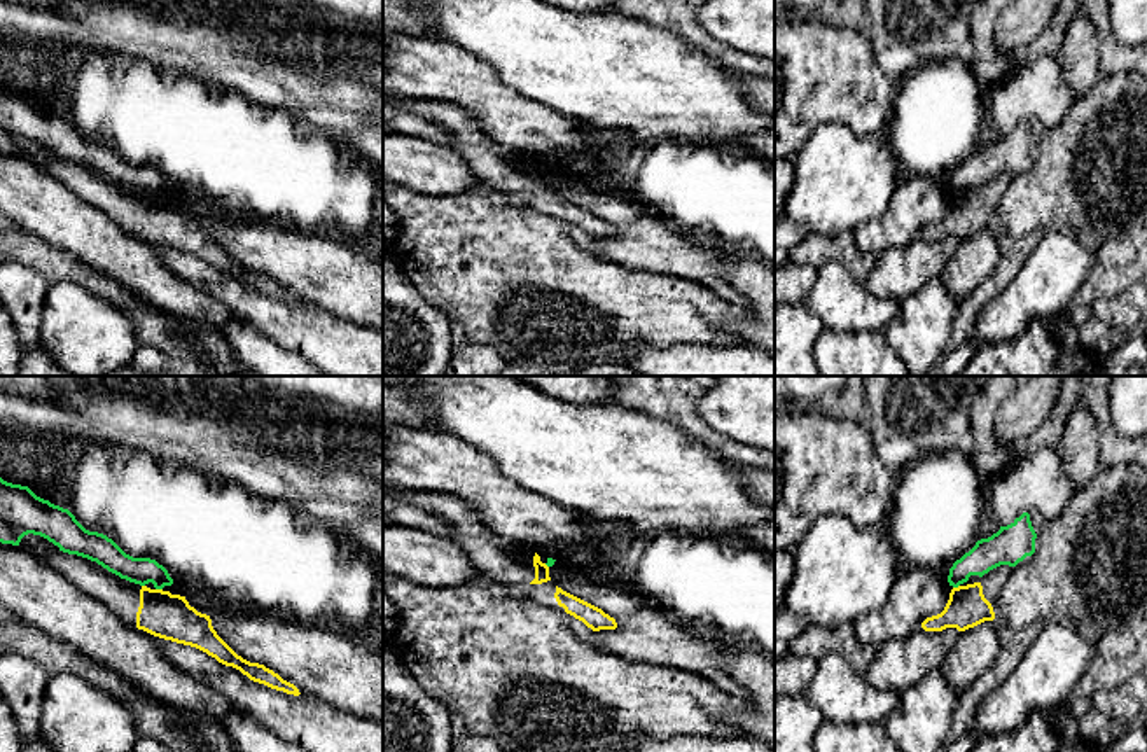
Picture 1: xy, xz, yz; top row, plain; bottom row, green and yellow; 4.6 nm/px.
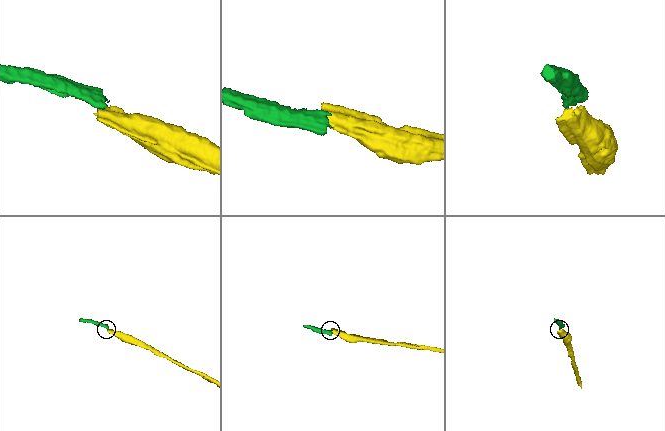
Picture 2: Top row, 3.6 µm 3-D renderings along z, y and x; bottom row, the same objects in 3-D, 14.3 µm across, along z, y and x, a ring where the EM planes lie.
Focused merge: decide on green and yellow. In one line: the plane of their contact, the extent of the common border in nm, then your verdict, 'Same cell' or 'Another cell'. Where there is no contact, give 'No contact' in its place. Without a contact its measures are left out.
Touches green in xy. Shared border 30 nm. Another cell

